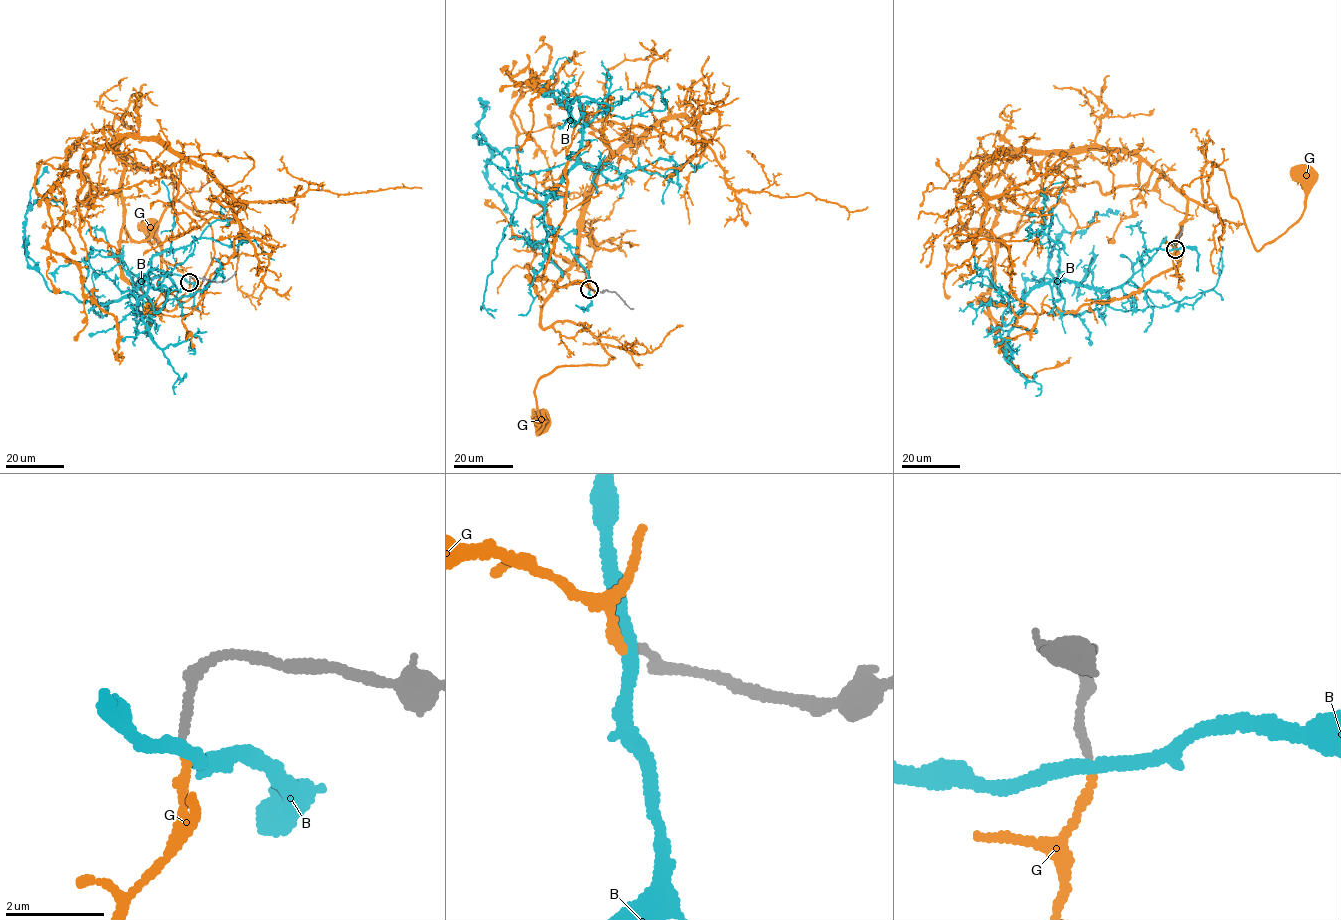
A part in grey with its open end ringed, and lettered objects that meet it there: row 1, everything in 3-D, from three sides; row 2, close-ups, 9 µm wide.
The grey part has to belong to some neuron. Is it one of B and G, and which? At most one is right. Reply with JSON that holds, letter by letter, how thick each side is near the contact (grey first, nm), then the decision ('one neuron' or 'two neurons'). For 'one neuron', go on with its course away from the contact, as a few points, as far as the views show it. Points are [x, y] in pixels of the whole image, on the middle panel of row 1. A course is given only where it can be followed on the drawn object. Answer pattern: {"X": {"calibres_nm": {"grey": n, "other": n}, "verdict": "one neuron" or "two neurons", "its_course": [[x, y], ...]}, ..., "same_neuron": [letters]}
{"B": {"calibres_nm": {"grey": 150, "other": 280}, "verdict": "two neurons"}, "G": {"calibres_nm": {"grey": 150, "other": 160}, "verdict": "one neuron", "its_course": [[589, 289], [530, 277], [545, 301], [543, 328], [574, 323], [615, 358], [540, 377], [542, 421]]}, "same_neuron": ["G"]}

